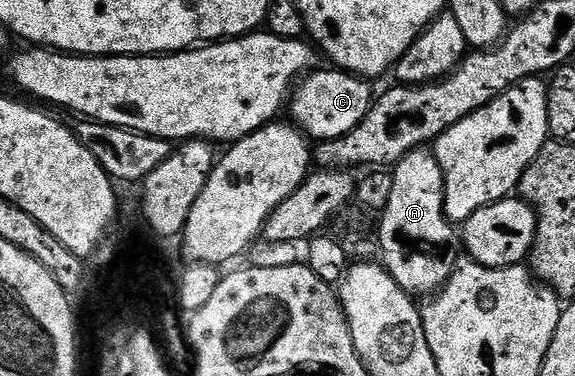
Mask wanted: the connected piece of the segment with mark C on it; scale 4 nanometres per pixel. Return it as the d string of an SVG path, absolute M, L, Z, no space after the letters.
M319 67L306 74L294 86L289 97L292 117L290 120L315 143L332 141L353 131L353 127L357 127L357 123L361 123L361 119L369 115L373 104L370 80L356 77L354 73L346 72L338 67L326 68Z

